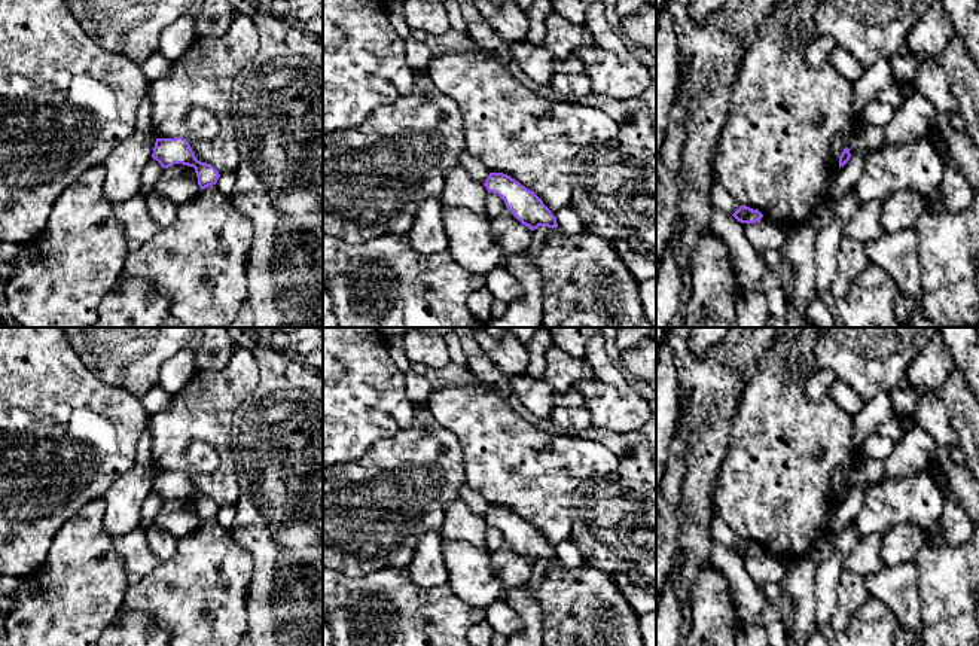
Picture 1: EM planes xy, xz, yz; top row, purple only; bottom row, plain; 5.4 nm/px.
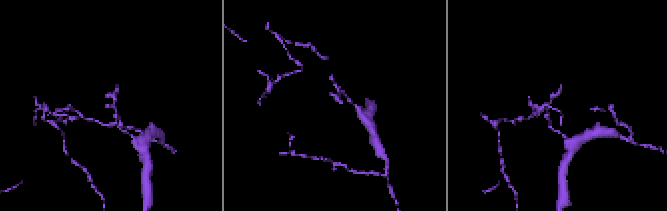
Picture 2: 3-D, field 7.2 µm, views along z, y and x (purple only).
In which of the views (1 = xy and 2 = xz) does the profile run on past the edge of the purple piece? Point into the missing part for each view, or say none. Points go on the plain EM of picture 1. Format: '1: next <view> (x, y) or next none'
1: next none
2: next none

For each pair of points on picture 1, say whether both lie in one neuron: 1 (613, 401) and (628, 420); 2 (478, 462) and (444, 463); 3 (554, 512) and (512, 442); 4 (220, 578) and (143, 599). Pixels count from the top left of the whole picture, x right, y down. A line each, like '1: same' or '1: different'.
1: same
2: different
3: same
4: same

